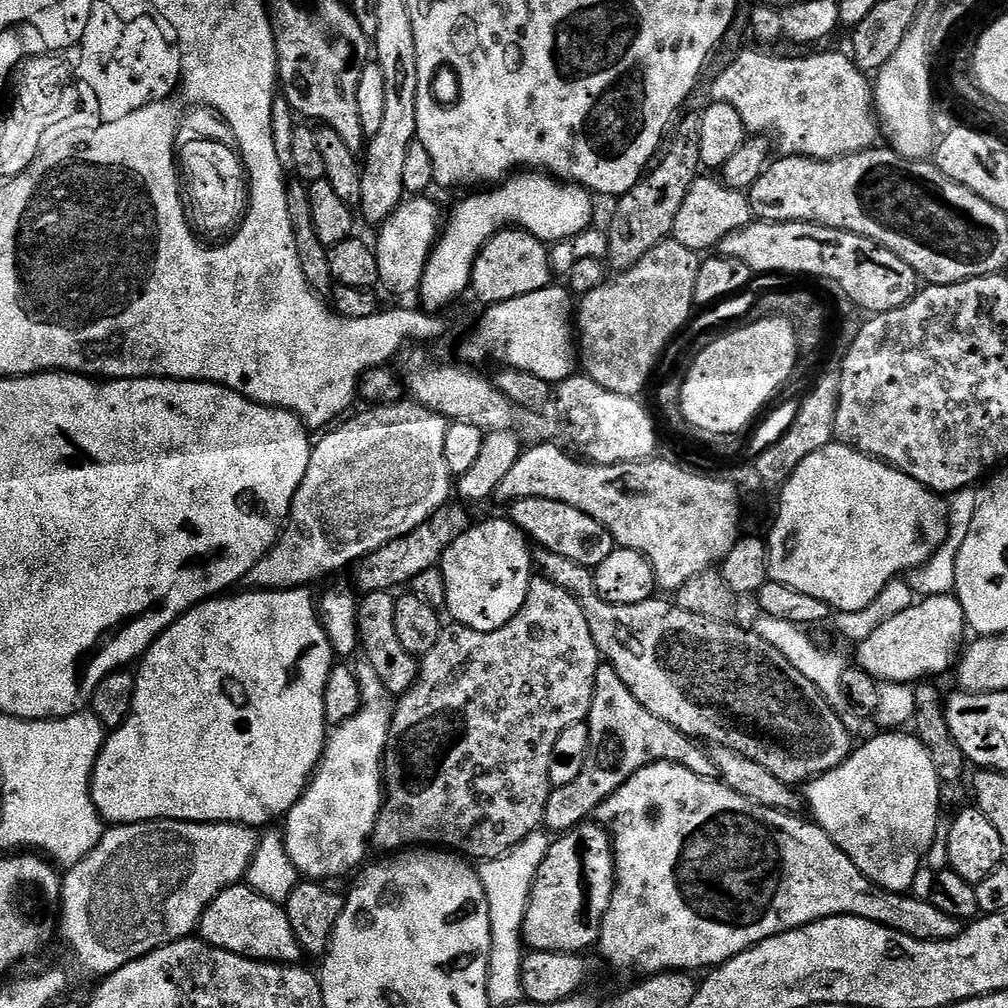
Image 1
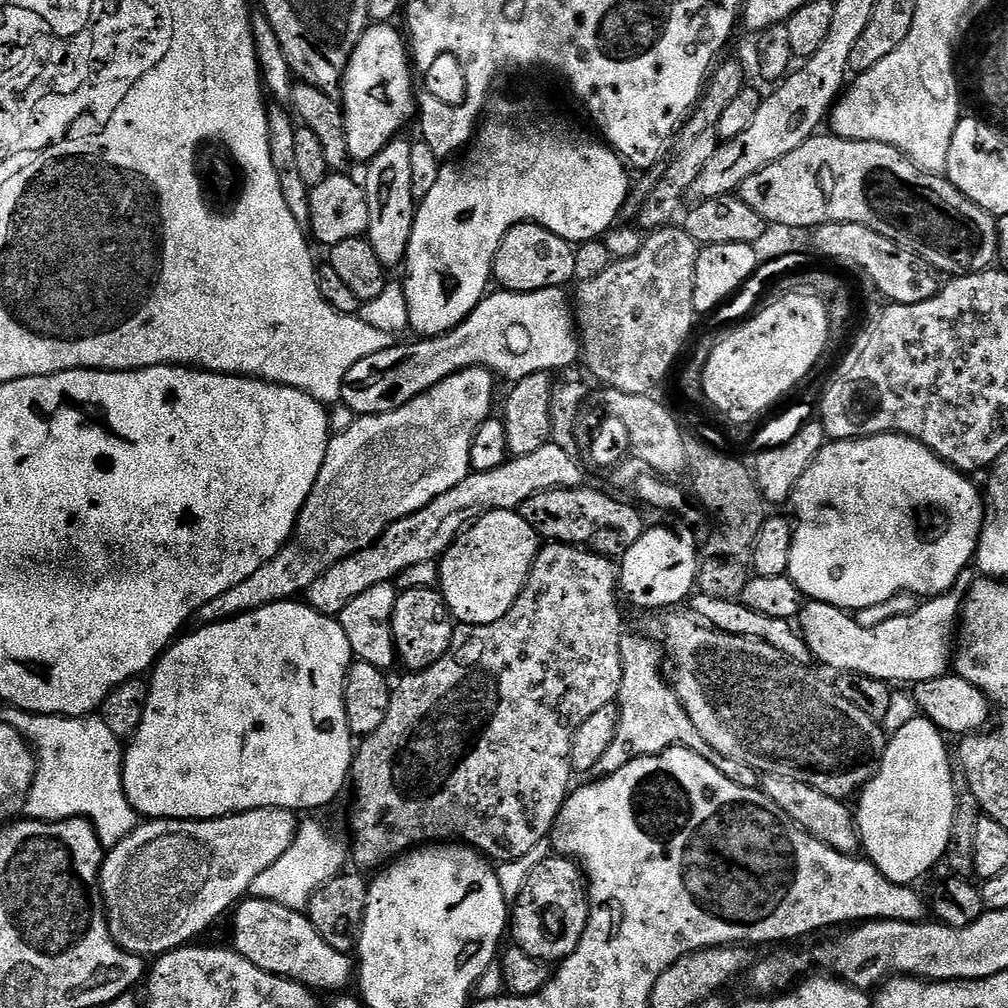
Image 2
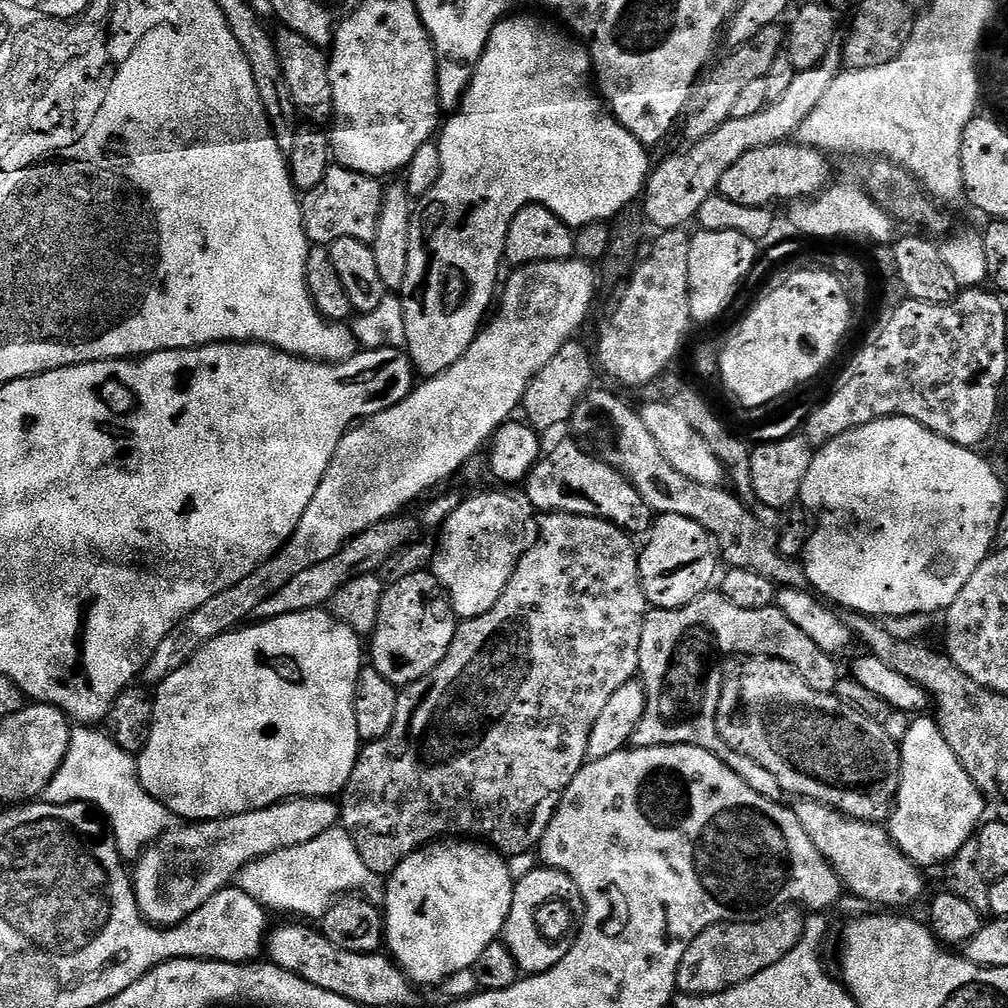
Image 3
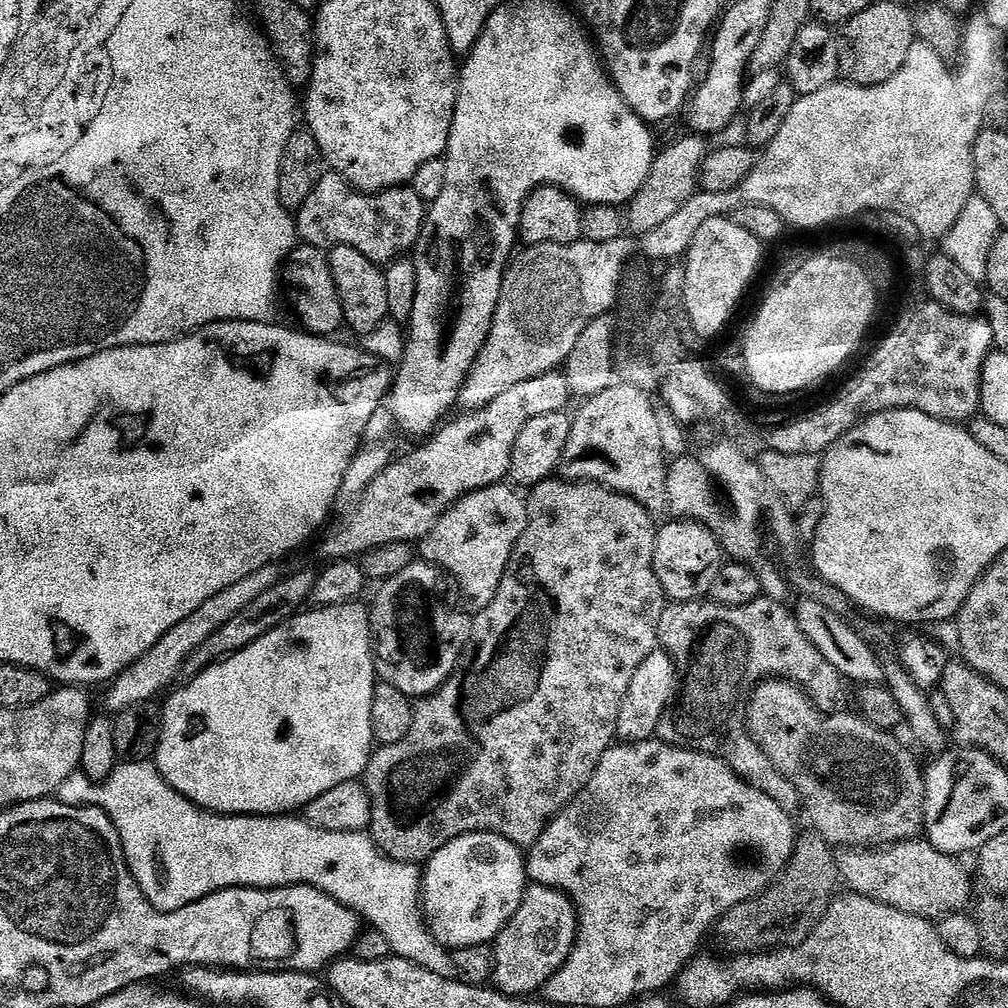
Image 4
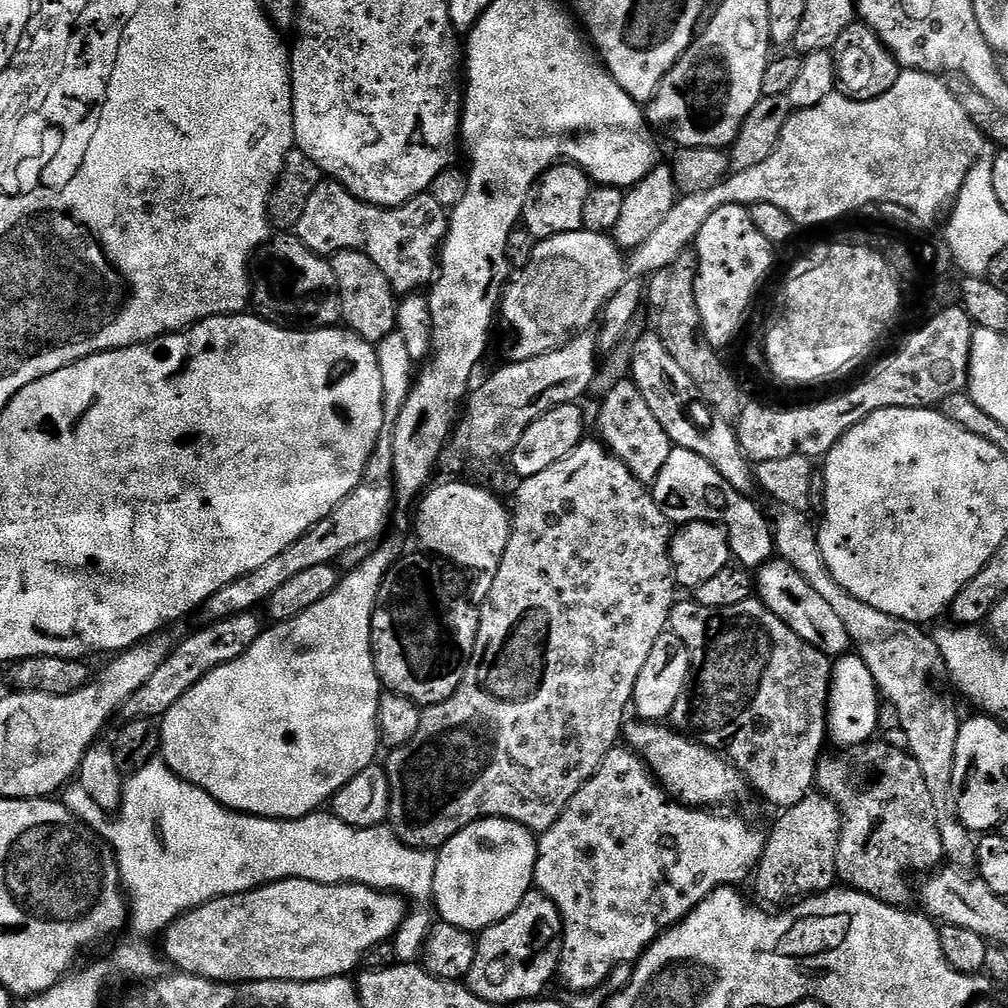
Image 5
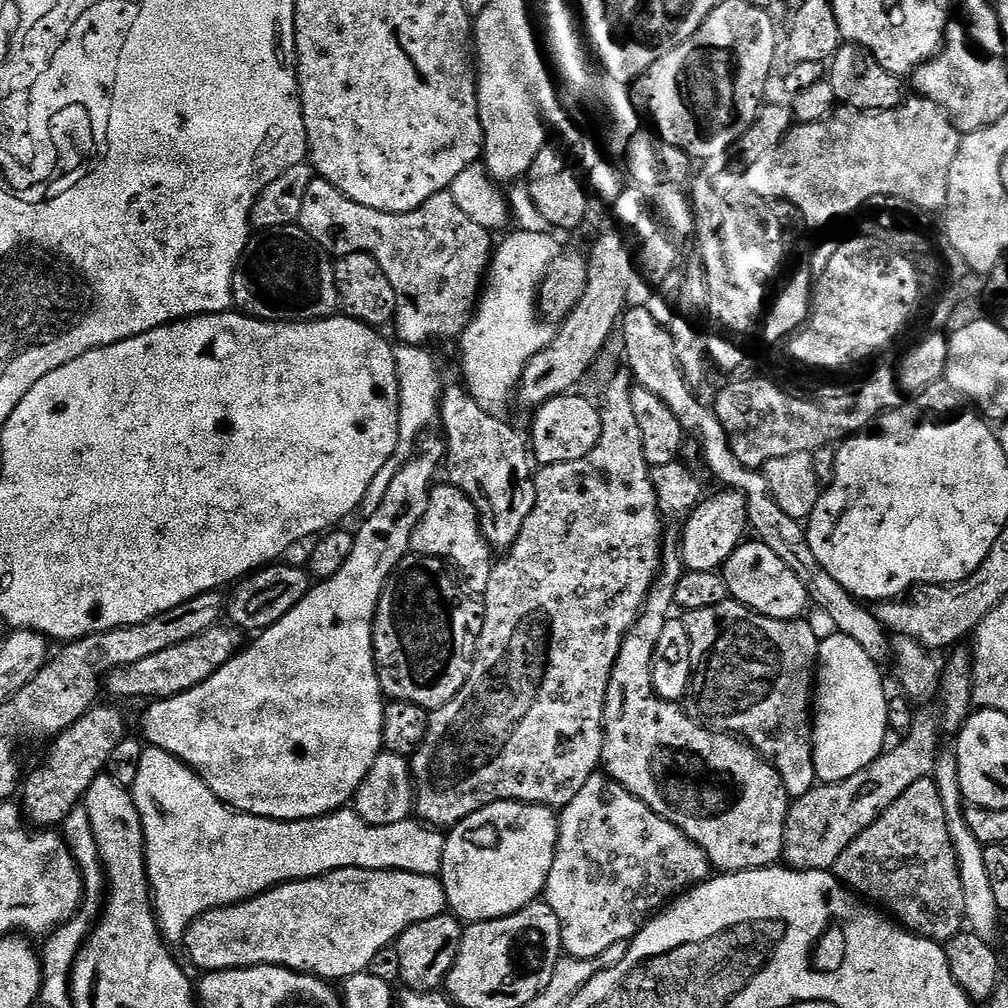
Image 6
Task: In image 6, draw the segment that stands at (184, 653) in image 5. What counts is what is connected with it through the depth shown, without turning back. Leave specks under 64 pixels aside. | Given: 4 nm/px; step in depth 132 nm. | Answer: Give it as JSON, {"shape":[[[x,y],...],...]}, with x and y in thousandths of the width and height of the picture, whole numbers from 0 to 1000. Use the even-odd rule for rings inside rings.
{"shape":[[[99,696],[81,708],[73,720],[55,731],[53,738],[56,739],[52,742],[48,758],[29,770],[27,767],[22,778],[22,805],[37,822],[52,823],[63,818],[69,806],[81,798],[85,784],[89,784],[89,776],[93,776],[93,772],[100,770],[106,763],[109,748],[113,748],[113,740],[117,740],[117,736],[128,729],[126,712],[114,702],[114,697],[111,698]]]}

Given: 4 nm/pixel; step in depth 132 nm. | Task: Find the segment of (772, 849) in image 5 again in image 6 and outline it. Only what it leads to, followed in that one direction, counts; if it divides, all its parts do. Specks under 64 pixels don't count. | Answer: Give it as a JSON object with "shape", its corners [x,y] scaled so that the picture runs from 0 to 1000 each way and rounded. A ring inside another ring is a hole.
{"shape":[[[949,641],[943,644],[940,660],[936,660],[933,669],[933,685],[928,691],[921,710],[915,709],[901,728],[892,736],[890,742],[882,741],[859,764],[851,764],[843,772],[830,778],[813,778],[803,784],[799,790],[787,793],[782,806],[782,818],[778,832],[777,852],[781,860],[792,861],[803,865],[812,863],[819,865],[828,862],[831,851],[837,844],[907,776],[920,774],[928,767],[929,758],[933,755],[935,743],[933,733],[937,726],[951,727],[960,711],[966,705],[964,696],[964,671],[966,668],[966,647],[963,642]],[[929,698],[929,699],[928,699]],[[885,742],[885,743],[884,743]]]}

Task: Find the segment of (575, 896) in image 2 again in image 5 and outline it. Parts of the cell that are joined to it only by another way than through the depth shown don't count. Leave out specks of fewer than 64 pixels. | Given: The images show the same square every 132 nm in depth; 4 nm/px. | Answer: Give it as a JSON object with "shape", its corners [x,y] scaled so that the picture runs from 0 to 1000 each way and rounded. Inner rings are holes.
{"shape":[[[535,883],[525,885],[524,890],[498,915],[481,921],[475,926],[472,934],[472,945],[470,946],[470,958],[466,958],[466,966],[462,970],[462,978],[474,990],[486,994],[490,998],[496,996],[512,996],[522,992],[533,991],[536,984],[548,968],[553,967],[556,958],[556,935],[560,927],[560,916],[556,914],[556,904],[550,899],[550,895]]]}

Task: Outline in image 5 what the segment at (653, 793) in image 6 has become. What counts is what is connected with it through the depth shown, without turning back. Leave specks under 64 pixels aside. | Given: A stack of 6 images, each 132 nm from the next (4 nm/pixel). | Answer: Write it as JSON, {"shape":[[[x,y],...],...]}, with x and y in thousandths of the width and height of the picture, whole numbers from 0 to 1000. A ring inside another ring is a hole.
{"shape":[[[659,716],[620,717],[617,734],[643,760],[652,778],[673,798],[695,804],[713,803],[713,798],[726,798],[740,783],[734,765],[715,747],[707,746],[699,738],[692,738],[686,730]]]}

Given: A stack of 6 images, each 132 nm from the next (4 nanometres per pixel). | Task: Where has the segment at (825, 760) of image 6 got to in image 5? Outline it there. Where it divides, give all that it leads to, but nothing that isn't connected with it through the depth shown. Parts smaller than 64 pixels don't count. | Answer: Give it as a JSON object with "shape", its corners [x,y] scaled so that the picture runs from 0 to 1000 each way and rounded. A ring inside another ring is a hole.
{"shape":[[[838,649],[825,660],[825,676],[821,678],[821,724],[820,729],[834,743],[847,742],[850,738],[859,738],[871,726],[872,702],[875,691],[867,673],[848,649]]]}

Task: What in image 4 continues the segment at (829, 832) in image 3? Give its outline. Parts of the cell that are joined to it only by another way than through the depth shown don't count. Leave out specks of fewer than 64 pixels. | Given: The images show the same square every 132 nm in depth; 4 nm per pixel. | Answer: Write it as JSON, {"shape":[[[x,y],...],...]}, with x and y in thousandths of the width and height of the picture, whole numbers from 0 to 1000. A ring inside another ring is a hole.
{"shape":[[[913,831],[894,833],[891,837],[869,839],[864,843],[837,843],[834,846],[833,853],[831,849],[827,858],[836,880],[838,877],[841,880],[838,882],[842,886],[858,889],[904,909],[914,909],[919,914],[924,914],[934,907],[953,904],[964,885],[964,877],[960,874],[959,867],[948,858],[951,856]]]}

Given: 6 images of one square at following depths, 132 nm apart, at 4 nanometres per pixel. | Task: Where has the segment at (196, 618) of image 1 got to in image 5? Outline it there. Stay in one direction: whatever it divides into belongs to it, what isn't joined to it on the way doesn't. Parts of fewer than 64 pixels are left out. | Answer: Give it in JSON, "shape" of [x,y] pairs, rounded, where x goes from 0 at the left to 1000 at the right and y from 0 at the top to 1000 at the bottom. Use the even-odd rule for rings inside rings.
{"shape":[[[382,535],[370,547],[359,562],[352,563],[350,567],[338,570],[336,579],[319,597],[312,597],[308,605],[296,609],[291,615],[279,615],[269,620],[270,624],[259,626],[258,632],[232,657],[224,657],[216,661],[200,677],[196,677],[158,715],[159,744],[158,749],[164,758],[173,764],[173,768],[179,773],[204,784],[208,792],[216,795],[221,802],[232,806],[240,806],[248,810],[265,810],[268,813],[298,813],[301,810],[308,810],[311,806],[320,803],[328,795],[347,772],[359,768],[359,764],[370,761],[373,745],[378,745],[377,725],[375,724],[375,696],[379,689],[379,680],[373,668],[373,658],[369,652],[369,610],[373,604],[373,594],[377,588],[379,577],[383,569],[389,564],[390,560],[398,555],[399,547],[391,537]]]}

